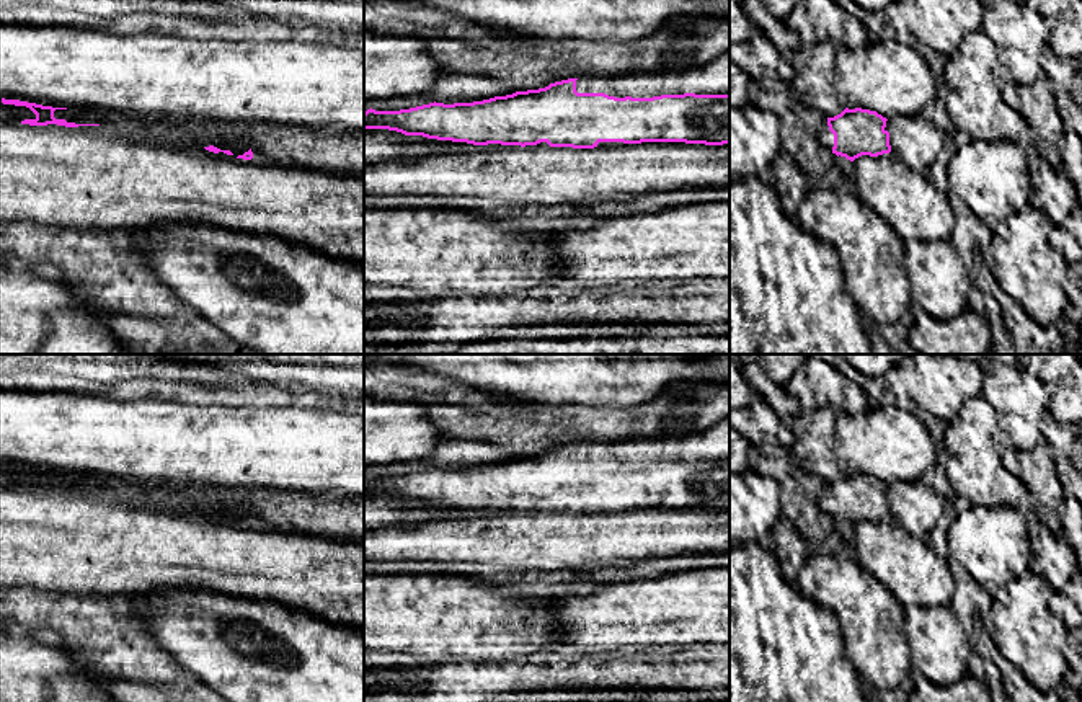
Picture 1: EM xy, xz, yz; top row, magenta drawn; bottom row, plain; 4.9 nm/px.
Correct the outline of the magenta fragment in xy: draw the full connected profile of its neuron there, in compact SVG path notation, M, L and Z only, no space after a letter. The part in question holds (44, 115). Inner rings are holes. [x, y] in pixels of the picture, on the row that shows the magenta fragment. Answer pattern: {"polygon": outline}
{"polygon": "M2 98L2 103L15 104L15 106L26 106L36 114L34 119L24 119L24 121L21 121L21 124L29 124L29 126L57 124L57 126L65 126L65 127L100 126L100 124L75 124L75 122L67 122L65 119L54 118L55 109L67 109L67 108L52 108L52 106L42 106L42 104L36 104L36 103L28 103L28 101L20 101L20 100L5 100L5 98Z"}

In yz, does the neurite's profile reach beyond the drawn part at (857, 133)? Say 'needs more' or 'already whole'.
needs more

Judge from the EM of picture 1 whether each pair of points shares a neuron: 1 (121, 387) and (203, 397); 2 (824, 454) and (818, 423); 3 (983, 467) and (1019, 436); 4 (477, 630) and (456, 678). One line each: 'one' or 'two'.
1: one
2: one
3: two
4: two

